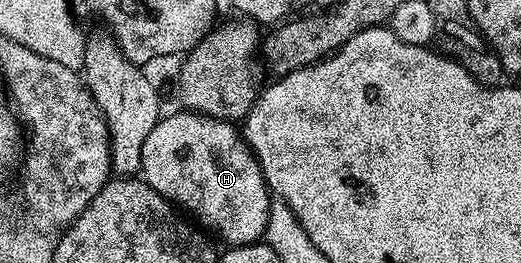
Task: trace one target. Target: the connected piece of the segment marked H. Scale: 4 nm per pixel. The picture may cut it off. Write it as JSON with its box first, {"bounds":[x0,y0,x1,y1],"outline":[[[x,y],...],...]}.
{"bounds":[141,112,272,246],"outline":[[[181,112],[174,113],[171,117],[163,116],[156,127],[152,127],[148,139],[144,139],[141,180],[147,181],[164,200],[189,214],[199,226],[207,225],[202,227],[211,234],[219,233],[227,241],[227,246],[261,242],[266,236],[272,194],[266,185],[260,163],[246,144],[239,126],[215,117],[205,117],[202,113]]]}

